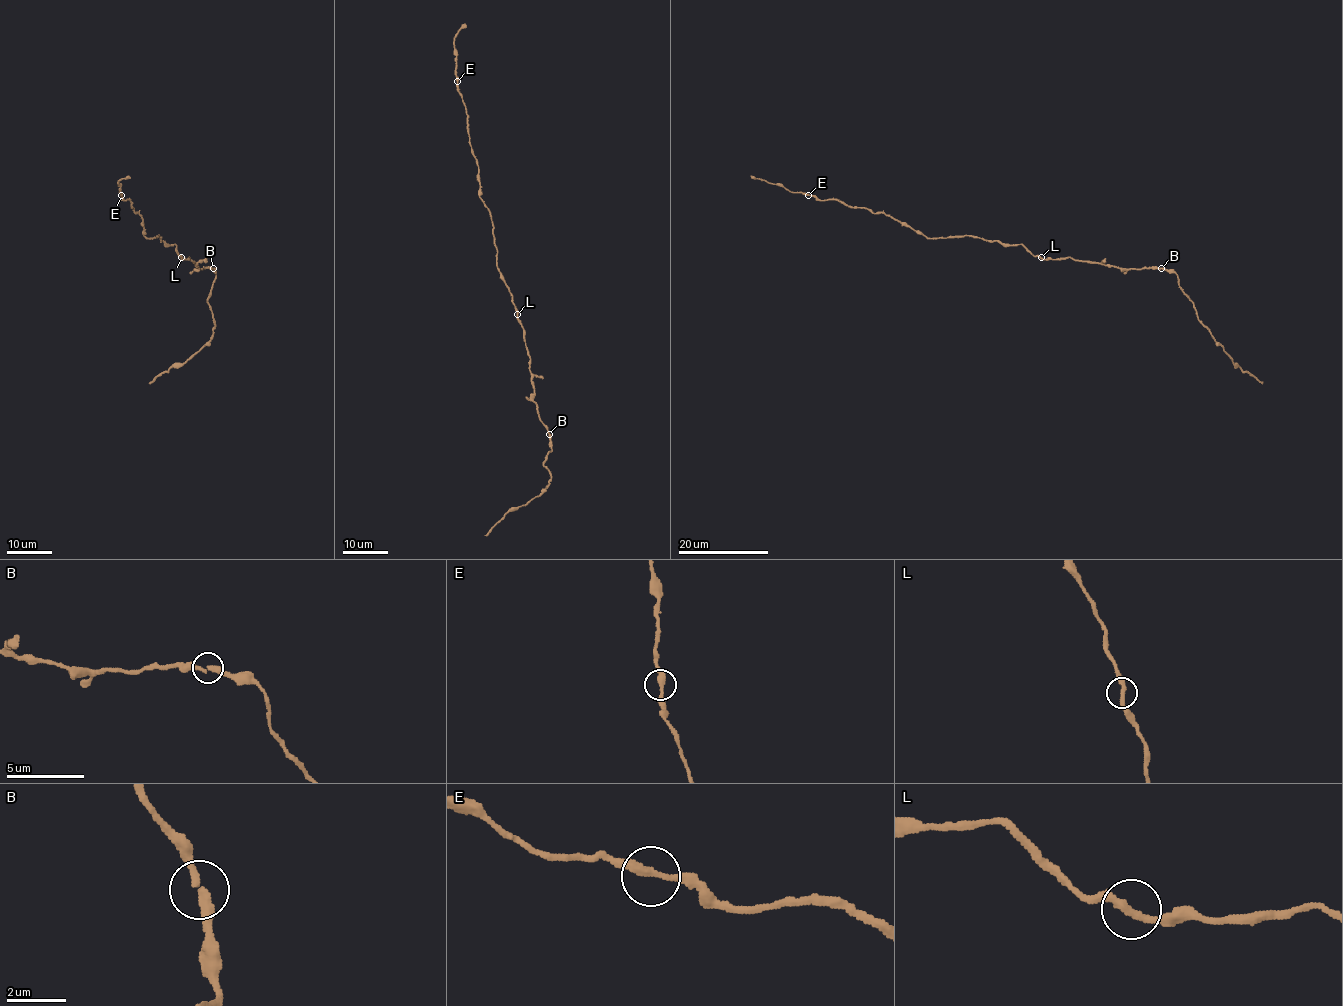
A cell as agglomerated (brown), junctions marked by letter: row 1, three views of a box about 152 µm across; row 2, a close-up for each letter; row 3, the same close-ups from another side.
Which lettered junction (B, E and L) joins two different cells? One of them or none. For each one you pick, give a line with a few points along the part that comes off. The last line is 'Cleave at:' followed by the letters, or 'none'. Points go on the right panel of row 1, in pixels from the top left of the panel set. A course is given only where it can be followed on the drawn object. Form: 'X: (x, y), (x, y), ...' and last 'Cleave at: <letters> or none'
Cleave at: none

